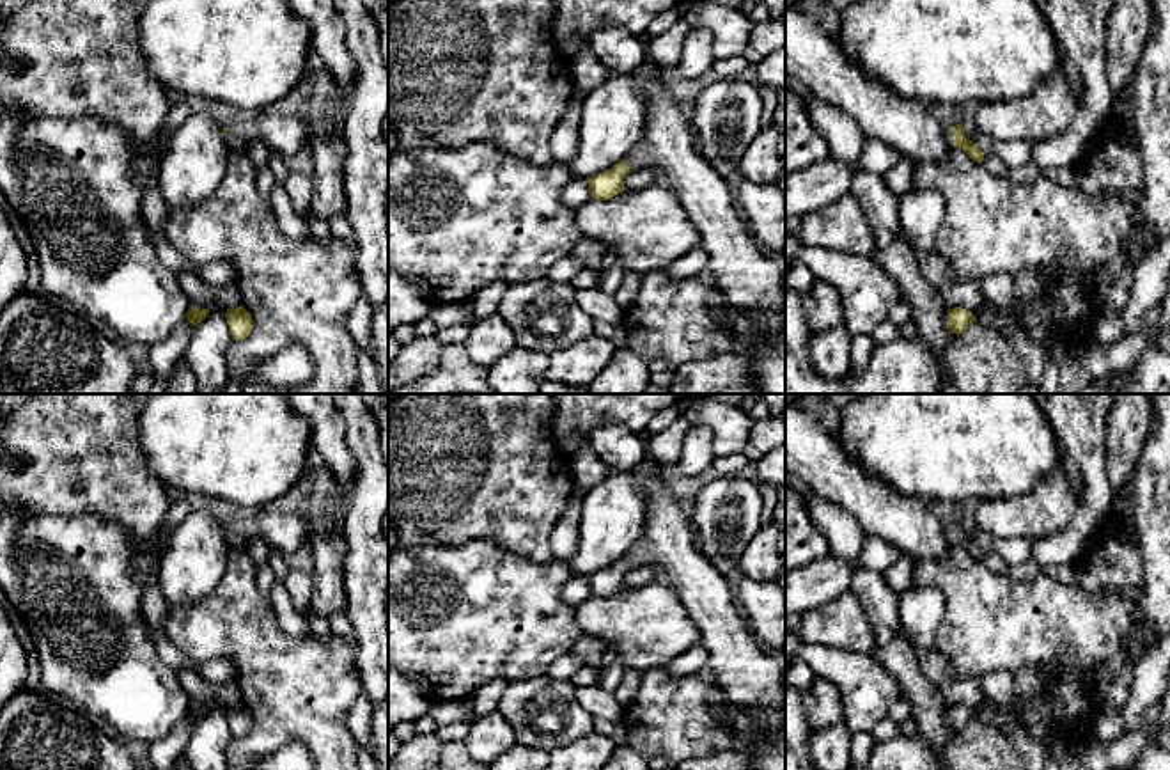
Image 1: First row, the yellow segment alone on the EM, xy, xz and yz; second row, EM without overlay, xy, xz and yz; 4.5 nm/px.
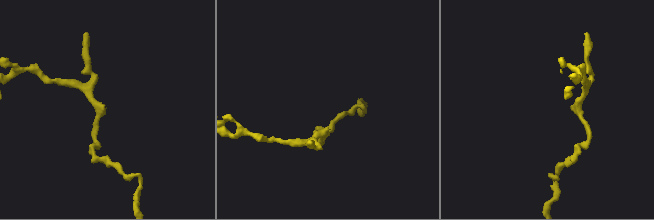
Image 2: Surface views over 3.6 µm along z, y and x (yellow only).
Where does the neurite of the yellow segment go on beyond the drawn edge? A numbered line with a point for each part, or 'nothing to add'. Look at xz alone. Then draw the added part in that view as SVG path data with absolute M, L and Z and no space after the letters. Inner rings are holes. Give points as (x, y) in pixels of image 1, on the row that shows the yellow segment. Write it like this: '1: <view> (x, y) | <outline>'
1: xz (750, 281) | M645 51L644 62L631 75L644 96L645 131L626 156L629 170L644 167L659 170L661 181L677 195L700 234L700 248L709 255L706 275L727 296L729 305L748 312L760 328L775 337L785 326L785 277L762 254L759 241L736 206L736 193L729 190L725 177L698 153L686 106L674 99L663 80L663 69Z

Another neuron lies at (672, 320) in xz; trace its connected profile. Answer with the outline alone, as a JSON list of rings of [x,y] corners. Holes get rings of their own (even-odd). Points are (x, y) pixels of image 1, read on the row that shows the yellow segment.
[[[649,270],[642,277],[636,302],[624,310],[624,328],[631,351],[647,364],[665,360],[674,369],[690,360],[709,360],[722,353],[745,353],[748,341],[737,339],[713,310],[729,305],[727,296],[704,273],[693,279],[674,279],[665,270]]]

